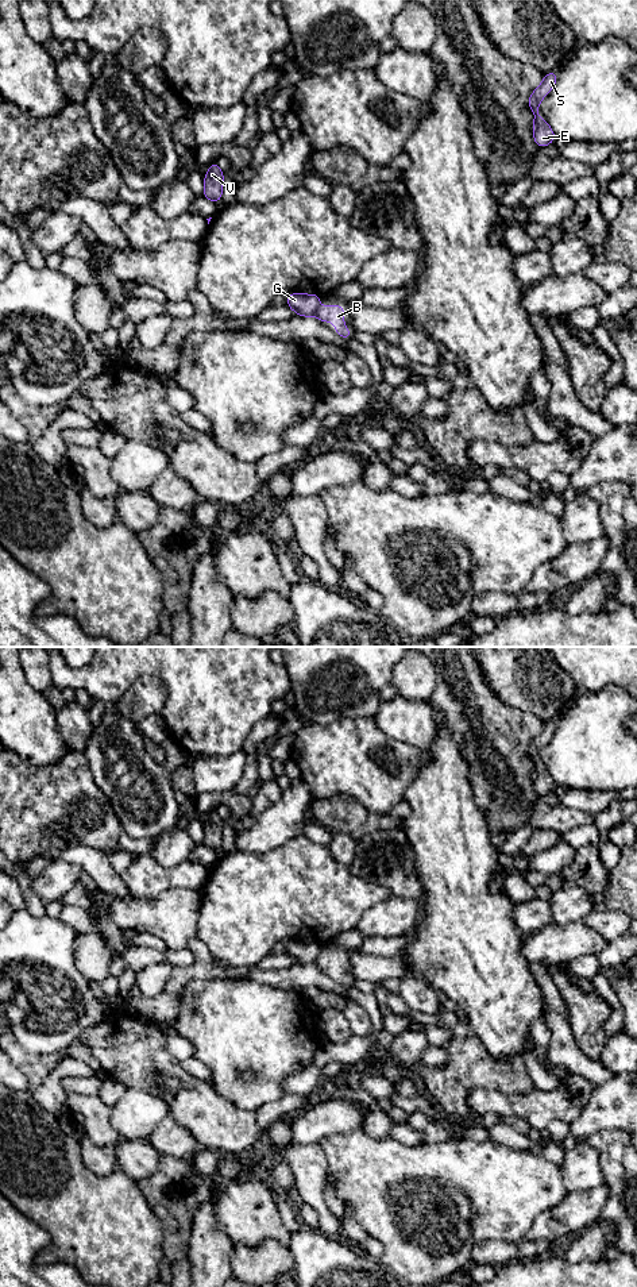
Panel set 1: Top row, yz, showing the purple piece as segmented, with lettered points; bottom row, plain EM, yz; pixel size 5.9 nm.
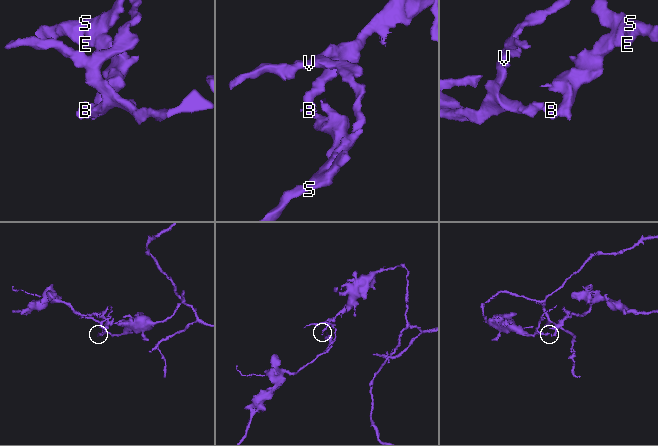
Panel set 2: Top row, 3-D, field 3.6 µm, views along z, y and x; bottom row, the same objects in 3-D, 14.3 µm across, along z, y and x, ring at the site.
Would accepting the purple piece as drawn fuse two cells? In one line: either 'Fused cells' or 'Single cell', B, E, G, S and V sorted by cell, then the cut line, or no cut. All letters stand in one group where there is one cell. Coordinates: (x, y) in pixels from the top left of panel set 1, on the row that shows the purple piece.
Fused cells. Groups: B E S / G V. Split along yz (317, 308), (315, 313)

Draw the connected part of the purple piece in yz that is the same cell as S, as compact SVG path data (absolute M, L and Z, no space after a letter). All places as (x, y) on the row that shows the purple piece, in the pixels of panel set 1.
M549 72L544 74L543 82L540 86L537 86L529 100L528 105L532 109L532 113L534 116L533 119L533 139L534 143L540 147L544 149L549 143L555 142L556 135L549 127L549 124L538 116L538 104L540 101L553 89L555 84L557 80L557 72Z

